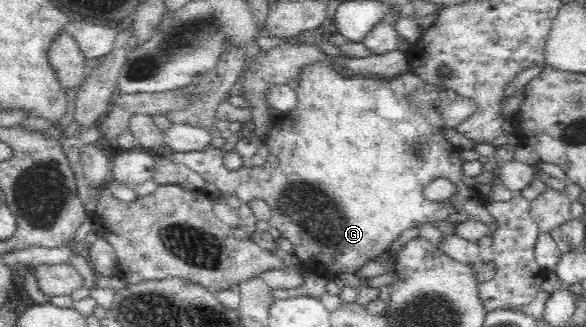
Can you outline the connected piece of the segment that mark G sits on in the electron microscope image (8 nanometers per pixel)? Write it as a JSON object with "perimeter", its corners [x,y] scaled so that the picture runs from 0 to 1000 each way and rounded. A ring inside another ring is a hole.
{"perimeter":[[[561,183],[541,187],[515,202],[512,211],[515,217],[510,245],[507,245],[509,266],[505,275],[507,324],[498,339],[469,361],[466,391],[445,425],[457,468],[447,471],[442,489],[432,495],[422,514],[392,526],[381,508],[379,468],[353,453],[346,462],[295,465],[294,492],[317,505],[338,532],[343,557],[363,560],[377,587],[404,599],[415,624],[422,624],[427,609],[449,609],[449,615],[454,615],[461,633],[462,664],[457,676],[461,694],[469,694],[481,713],[481,725],[488,725],[490,749],[500,752],[505,786],[522,823],[560,853],[567,853],[578,835],[613,832],[614,817],[619,817],[630,792],[643,786],[647,774],[654,774],[657,761],[662,761],[667,743],[684,719],[684,706],[691,706],[698,694],[712,694],[720,682],[729,682],[729,676],[741,682],[756,670],[765,670],[773,685],[797,676],[797,670],[809,670],[826,685],[841,676],[843,664],[828,633],[828,602],[817,593],[811,572],[797,572],[787,557],[790,486],[783,477],[783,456],[753,410],[753,391],[778,391],[797,370],[817,333],[811,309],[783,294],[780,281],[770,272],[763,275],[751,254],[746,254],[746,260],[729,257],[701,220],[688,223],[671,245],[657,245],[633,226],[585,223],[575,214]],[[753,541],[766,547],[776,566],[778,590],[770,606],[759,609],[759,615],[725,609],[722,599],[724,575],[739,547]]]}

